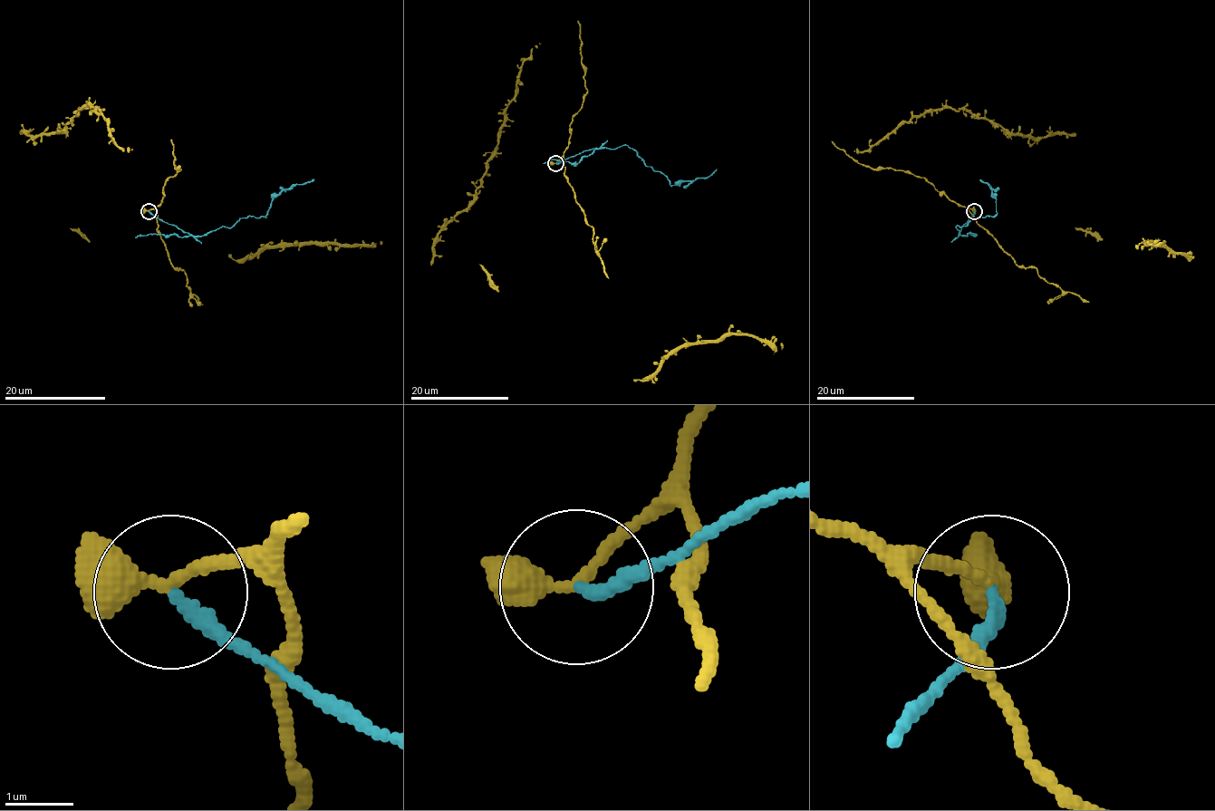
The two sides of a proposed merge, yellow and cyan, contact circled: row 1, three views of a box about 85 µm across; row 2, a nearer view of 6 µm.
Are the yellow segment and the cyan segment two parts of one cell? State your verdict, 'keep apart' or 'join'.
keep apart

